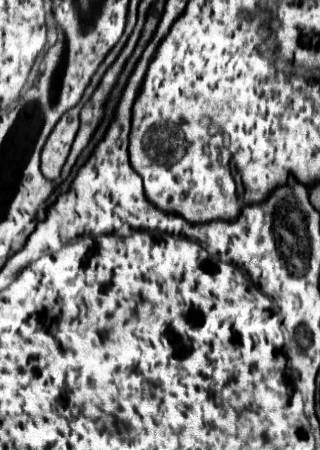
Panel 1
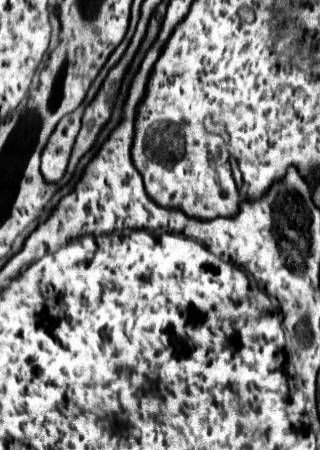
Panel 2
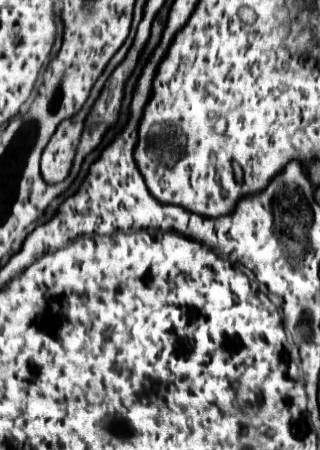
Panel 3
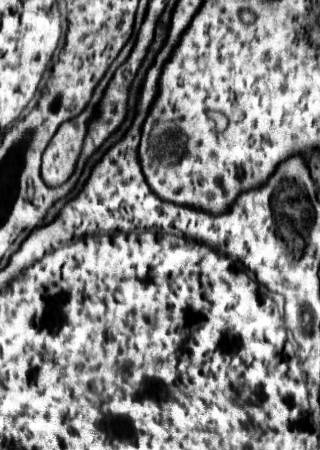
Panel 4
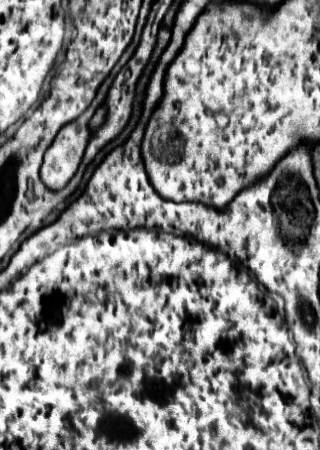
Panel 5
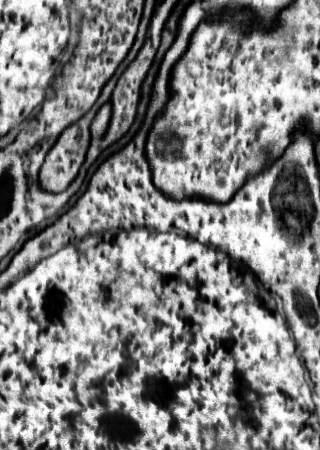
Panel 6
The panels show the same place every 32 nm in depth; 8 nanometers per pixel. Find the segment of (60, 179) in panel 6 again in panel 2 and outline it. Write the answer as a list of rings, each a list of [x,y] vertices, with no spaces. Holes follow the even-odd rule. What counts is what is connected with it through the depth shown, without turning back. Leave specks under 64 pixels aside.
[[[84,102],[80,108],[76,108],[74,112],[70,112],[68,116],[64,116],[58,126],[54,128],[44,152],[42,152],[42,176],[48,182],[58,182],[64,176],[76,134],[80,130],[80,118],[84,112],[84,106],[88,102]]]

